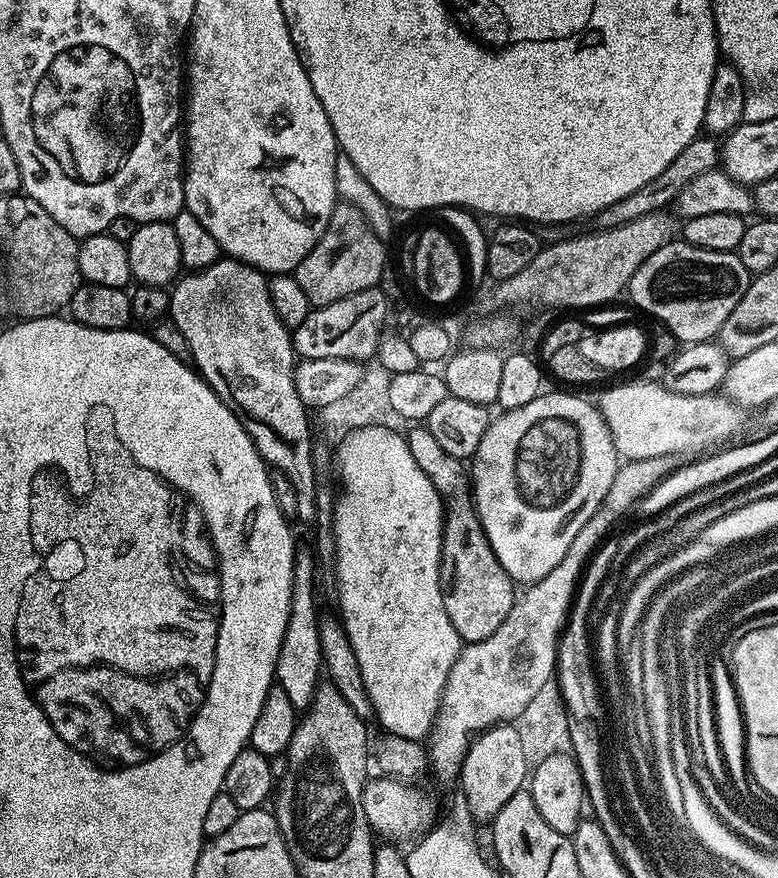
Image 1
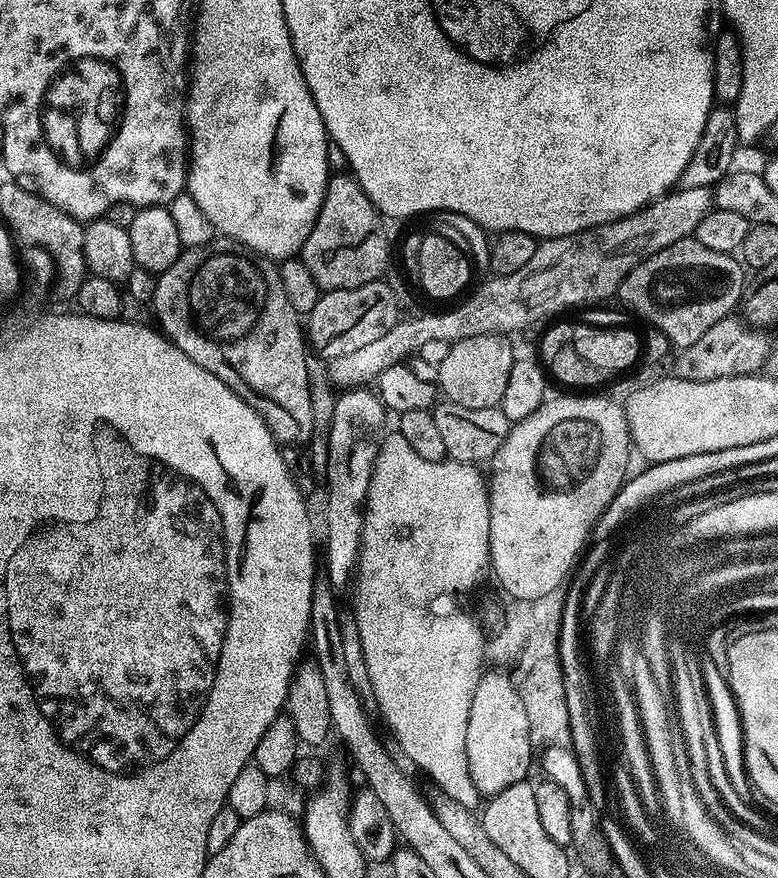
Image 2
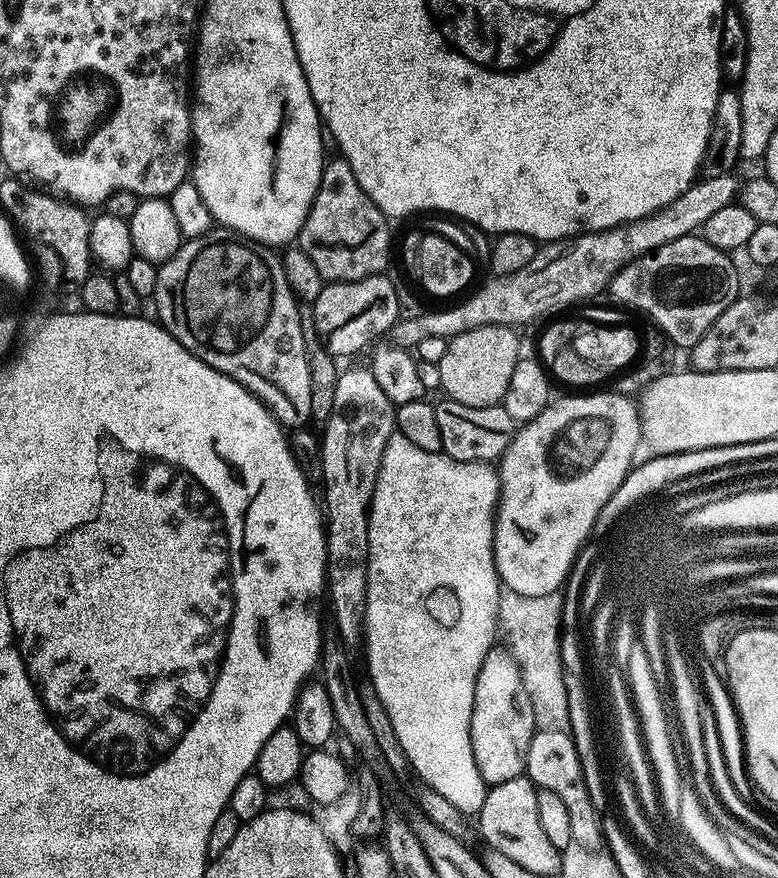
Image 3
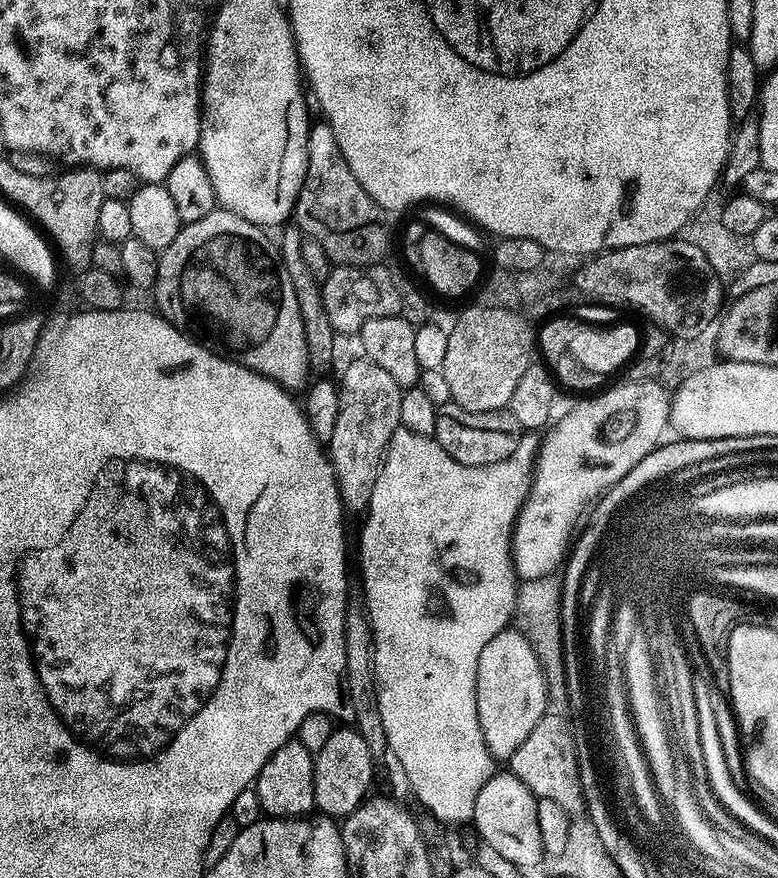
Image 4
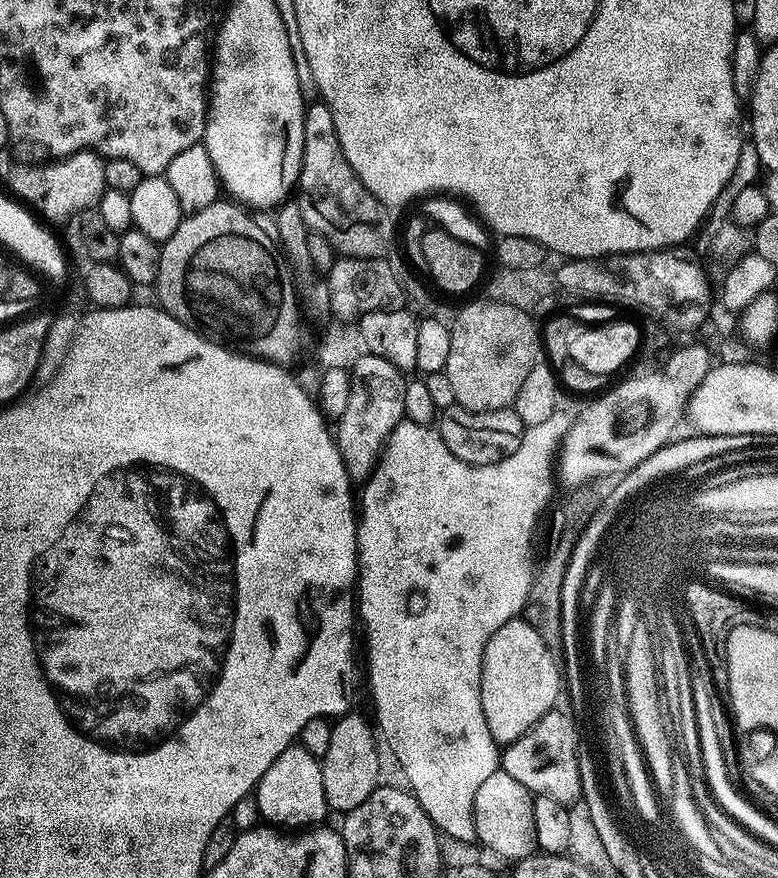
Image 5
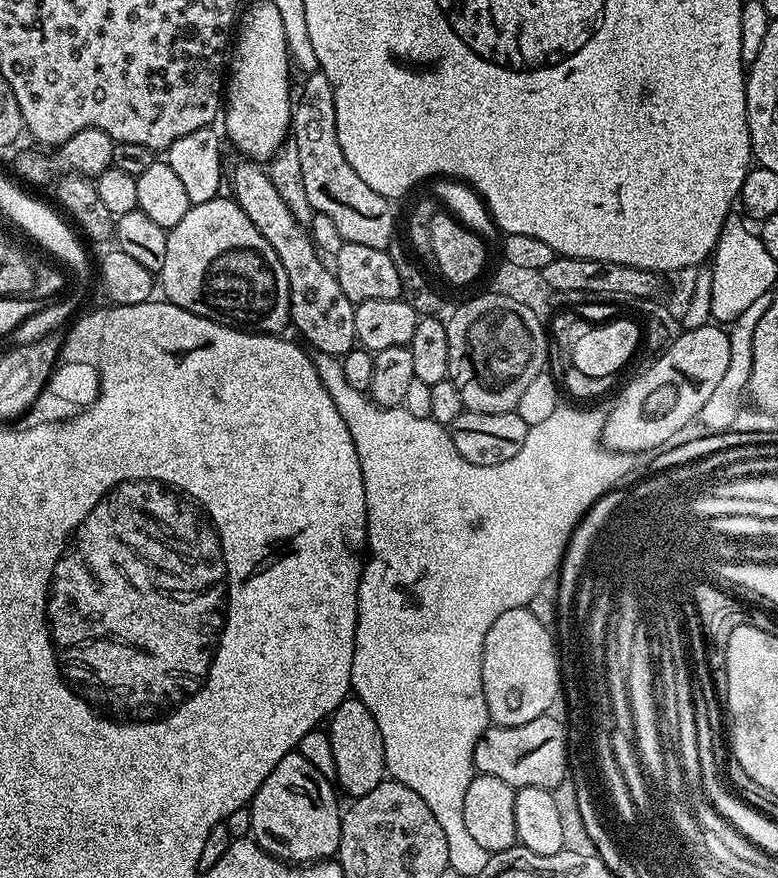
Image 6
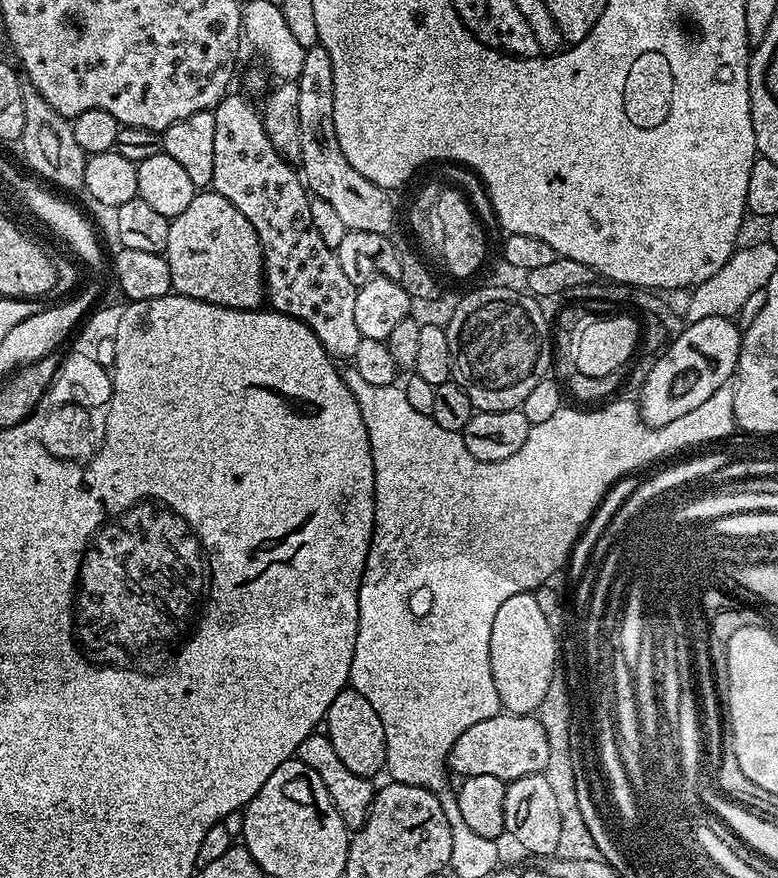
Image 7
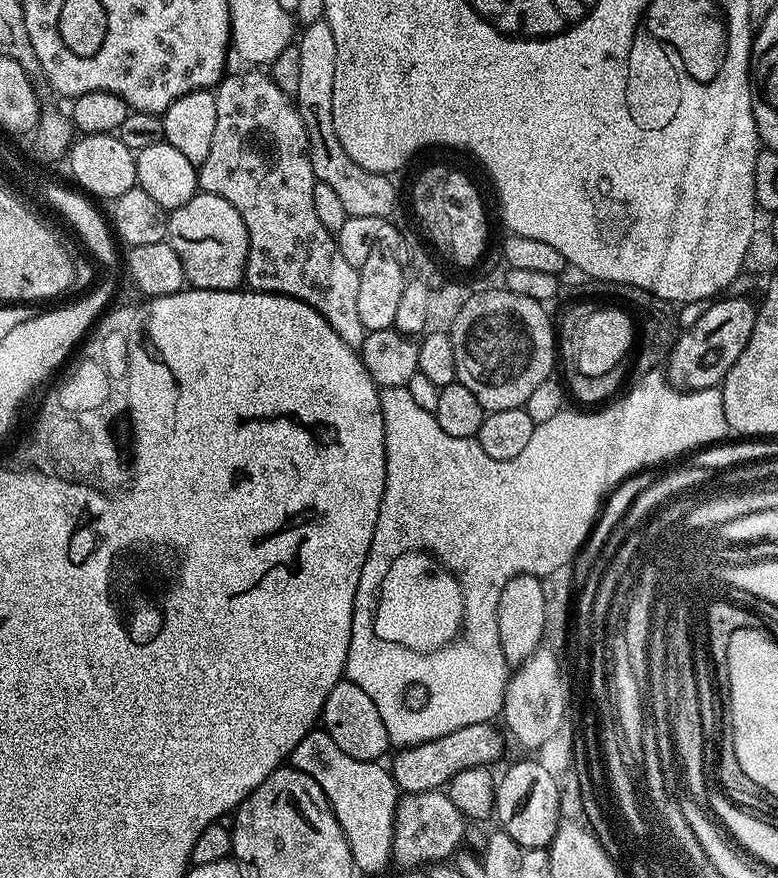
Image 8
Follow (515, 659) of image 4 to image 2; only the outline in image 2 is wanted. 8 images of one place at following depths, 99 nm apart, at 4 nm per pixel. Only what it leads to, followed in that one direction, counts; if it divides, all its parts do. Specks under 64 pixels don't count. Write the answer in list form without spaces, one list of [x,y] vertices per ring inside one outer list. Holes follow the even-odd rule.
[[[504,678],[477,679],[466,726],[467,779],[474,782],[481,797],[497,796],[502,790],[506,790],[506,786],[529,779],[528,771],[531,770],[532,764],[534,768],[534,756],[532,760],[532,755],[534,755],[534,749],[530,742],[530,722],[526,722],[526,706],[522,702],[517,685],[515,688]]]

